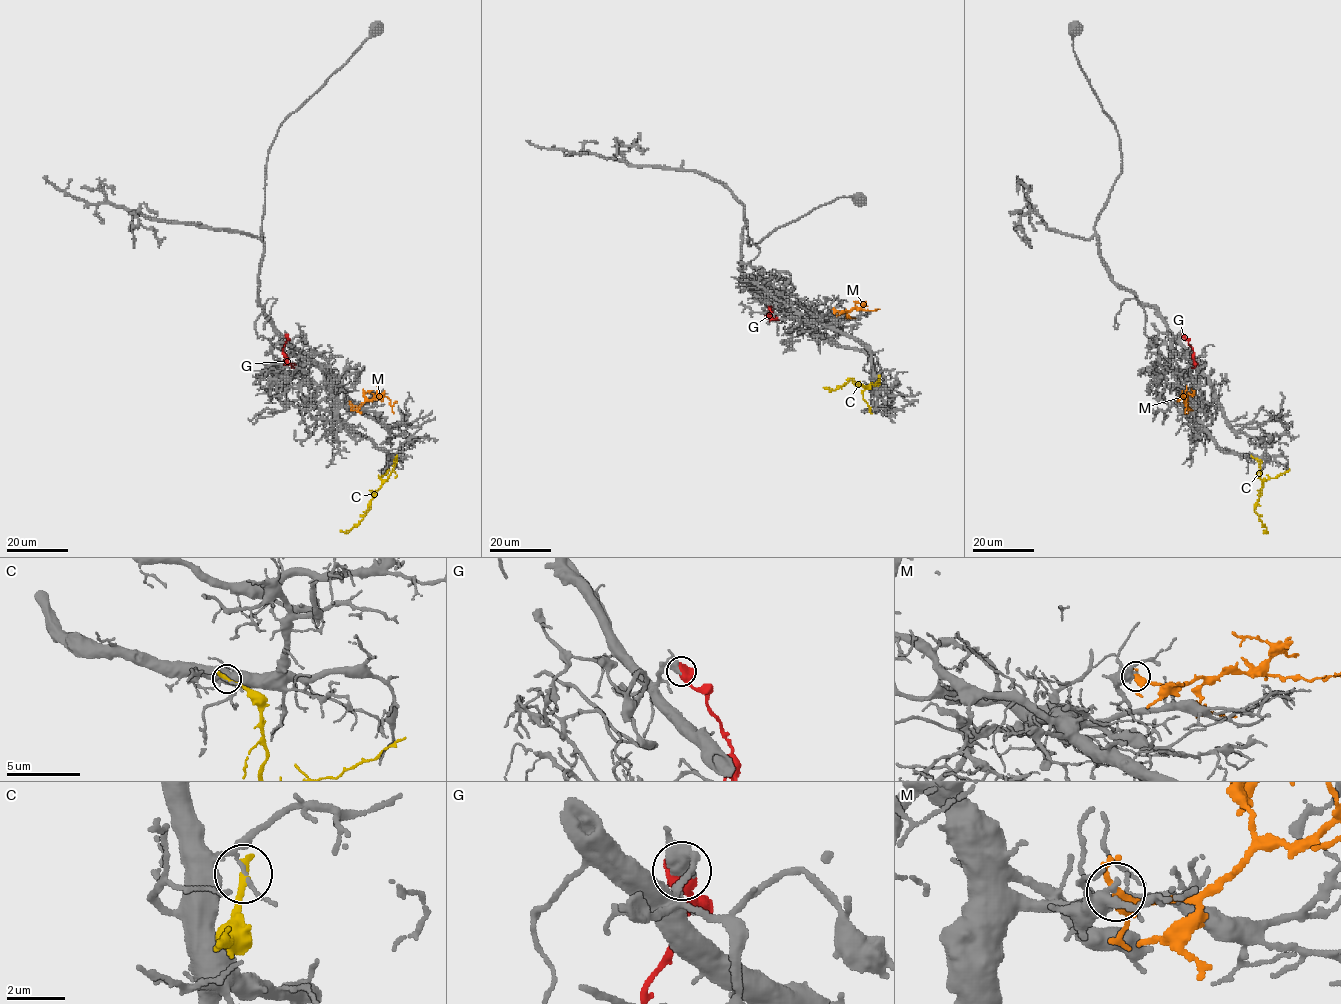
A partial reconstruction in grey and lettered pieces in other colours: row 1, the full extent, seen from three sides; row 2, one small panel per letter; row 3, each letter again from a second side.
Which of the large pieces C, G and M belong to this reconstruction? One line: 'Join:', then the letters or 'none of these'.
Join: G

